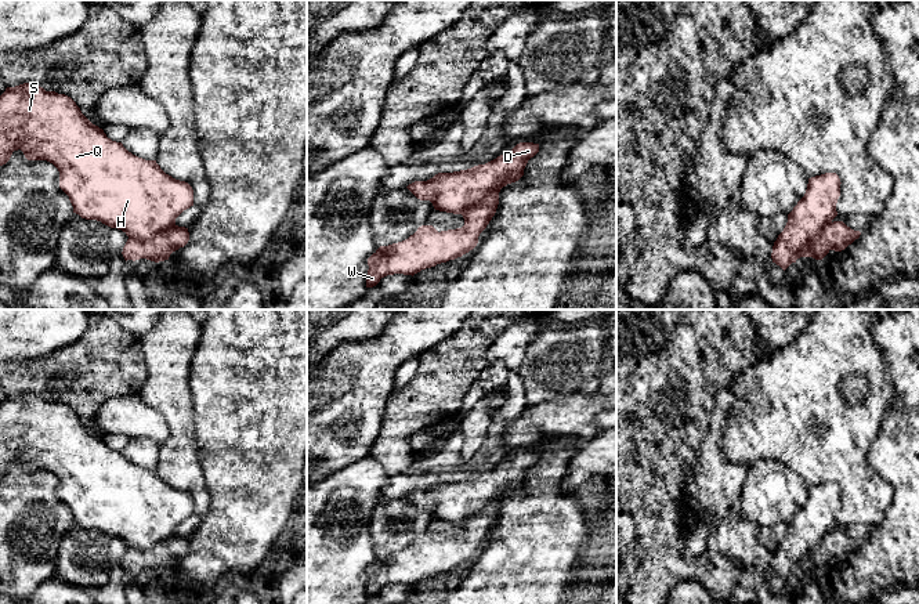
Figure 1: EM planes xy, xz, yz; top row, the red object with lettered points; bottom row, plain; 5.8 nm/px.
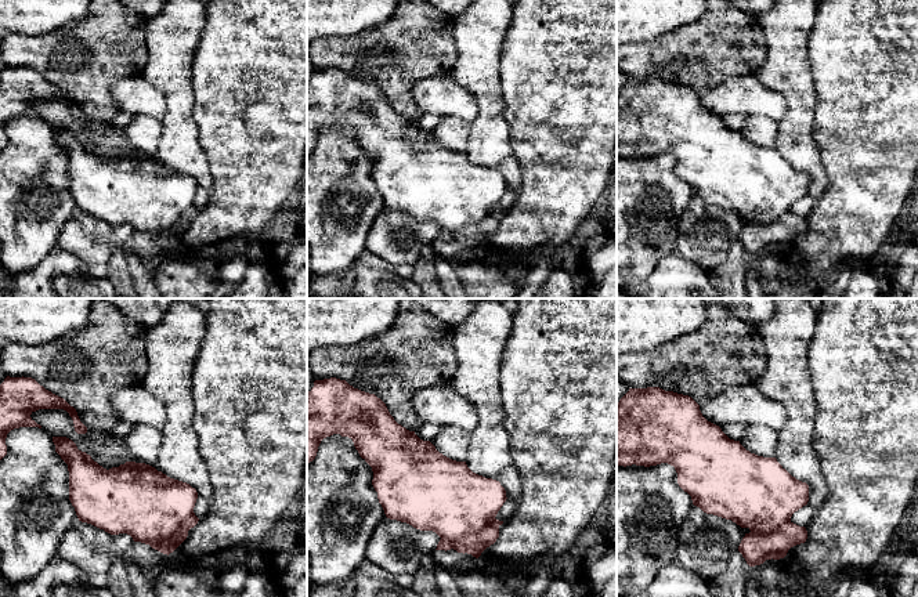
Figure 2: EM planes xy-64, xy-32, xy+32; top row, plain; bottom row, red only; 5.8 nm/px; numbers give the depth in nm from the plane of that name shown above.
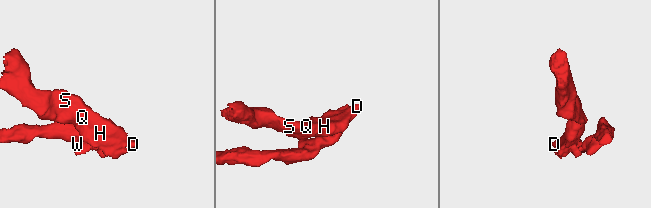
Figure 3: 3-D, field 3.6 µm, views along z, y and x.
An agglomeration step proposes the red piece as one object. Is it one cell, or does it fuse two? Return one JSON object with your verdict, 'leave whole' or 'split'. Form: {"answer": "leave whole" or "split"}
{"answer": "split"}

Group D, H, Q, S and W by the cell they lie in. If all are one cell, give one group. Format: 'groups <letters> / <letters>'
groups D H Q S / W

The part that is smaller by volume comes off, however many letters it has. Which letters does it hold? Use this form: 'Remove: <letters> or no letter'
Remove: D, H, Q, S

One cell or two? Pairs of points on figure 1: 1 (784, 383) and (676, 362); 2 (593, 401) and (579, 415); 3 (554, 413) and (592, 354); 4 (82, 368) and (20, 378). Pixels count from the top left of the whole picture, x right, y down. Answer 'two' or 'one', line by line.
1: two
2: one
3: two
4: one

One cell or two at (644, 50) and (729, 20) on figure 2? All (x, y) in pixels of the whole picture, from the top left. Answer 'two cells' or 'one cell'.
one cell

